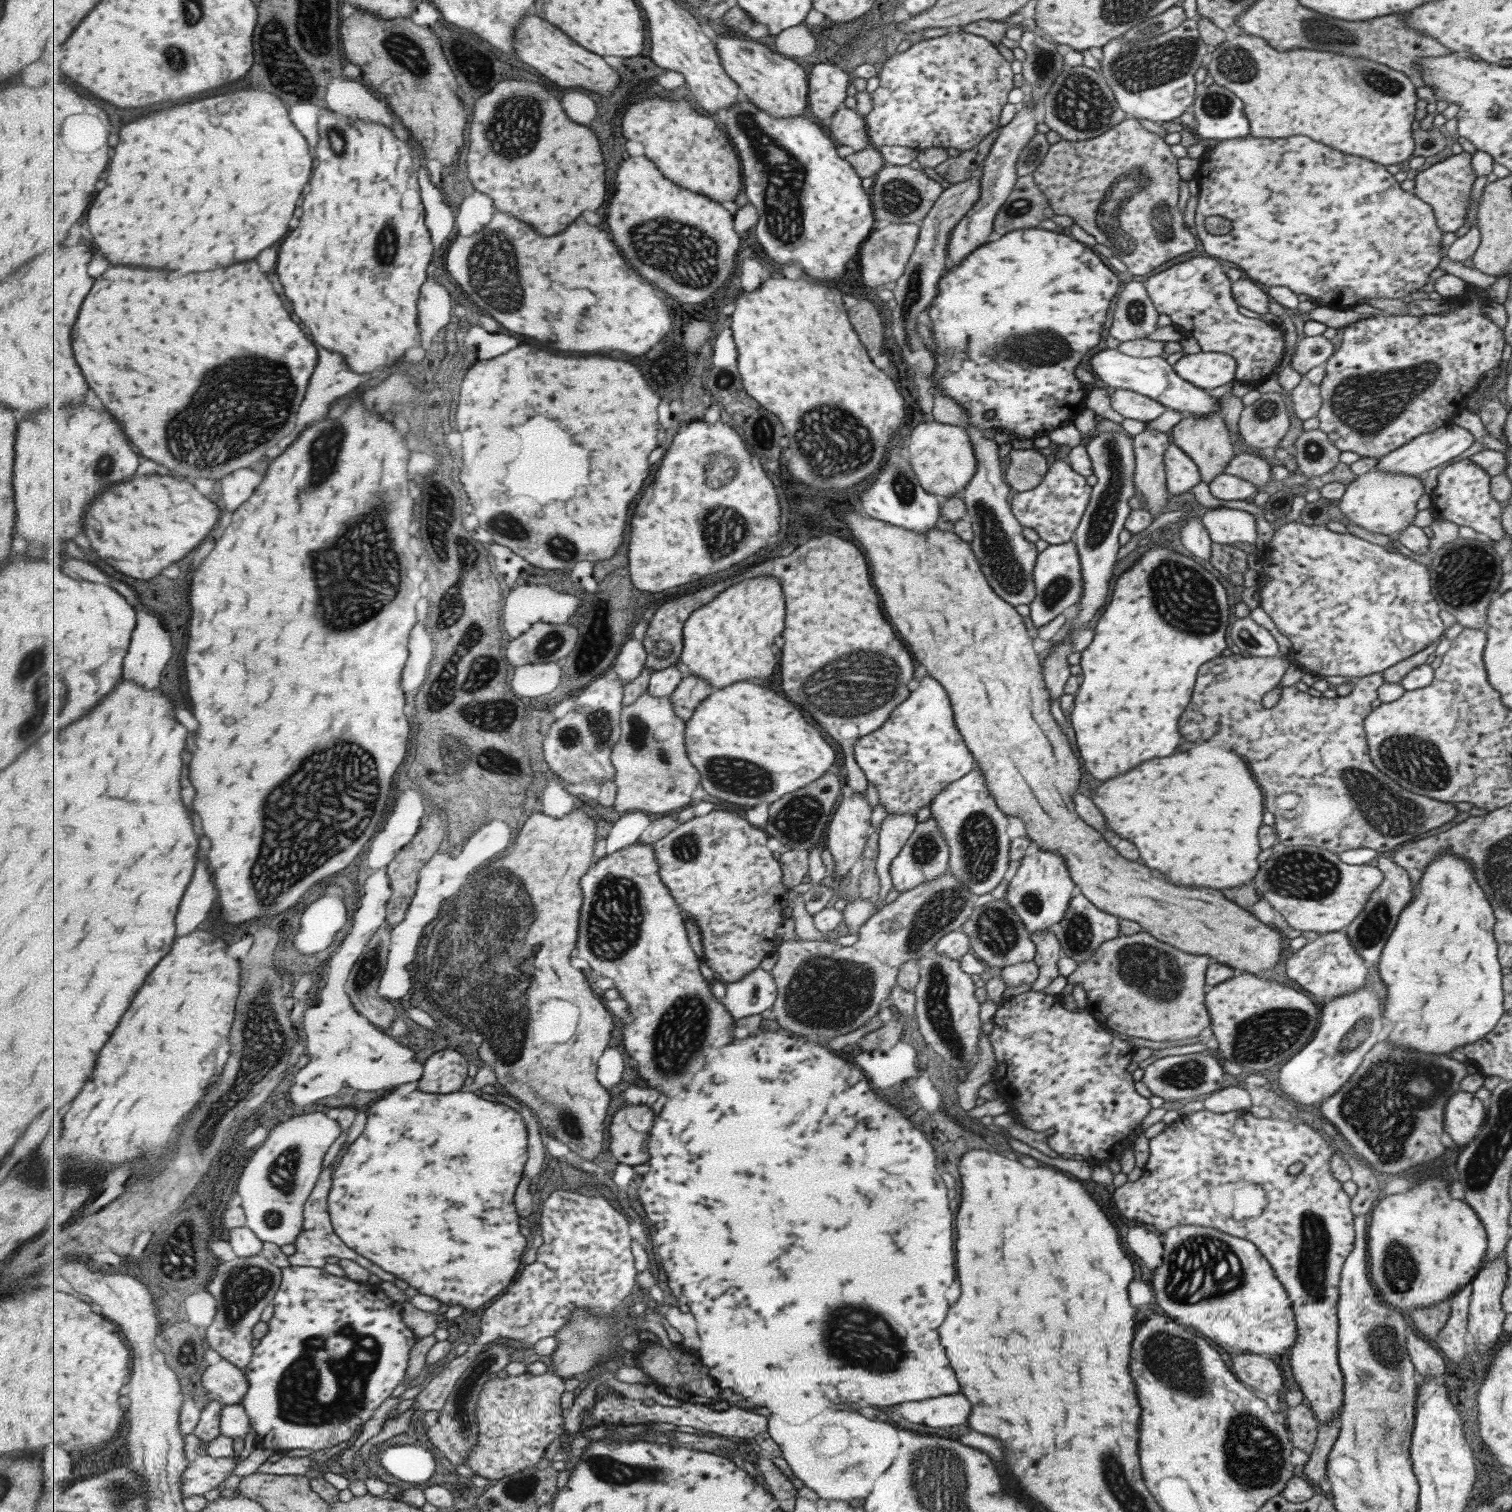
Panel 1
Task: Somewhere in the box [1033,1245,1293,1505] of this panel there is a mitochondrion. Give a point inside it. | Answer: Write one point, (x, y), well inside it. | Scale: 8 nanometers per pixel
(1254, 1456)

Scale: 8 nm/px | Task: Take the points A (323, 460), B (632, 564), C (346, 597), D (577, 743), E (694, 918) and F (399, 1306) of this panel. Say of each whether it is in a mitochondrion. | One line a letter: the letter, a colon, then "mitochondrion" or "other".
A: mitochondrion
B: other
C: mitochondrion
D: mitochondrion
E: other
F: other

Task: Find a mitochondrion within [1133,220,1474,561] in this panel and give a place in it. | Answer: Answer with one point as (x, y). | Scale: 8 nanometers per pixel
(1367, 404)

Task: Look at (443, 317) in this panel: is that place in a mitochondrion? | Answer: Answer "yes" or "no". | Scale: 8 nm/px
no

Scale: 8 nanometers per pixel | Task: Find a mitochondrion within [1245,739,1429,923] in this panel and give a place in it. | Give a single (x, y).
(1302, 875)

